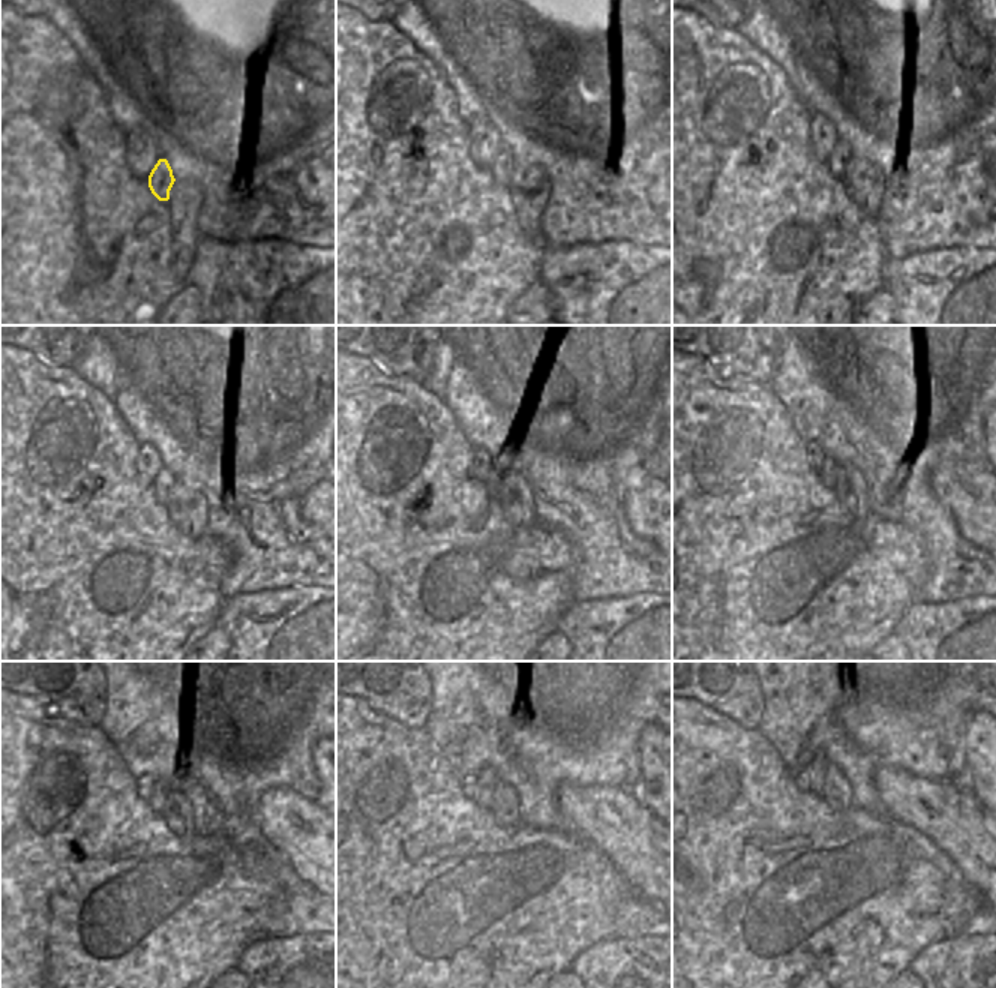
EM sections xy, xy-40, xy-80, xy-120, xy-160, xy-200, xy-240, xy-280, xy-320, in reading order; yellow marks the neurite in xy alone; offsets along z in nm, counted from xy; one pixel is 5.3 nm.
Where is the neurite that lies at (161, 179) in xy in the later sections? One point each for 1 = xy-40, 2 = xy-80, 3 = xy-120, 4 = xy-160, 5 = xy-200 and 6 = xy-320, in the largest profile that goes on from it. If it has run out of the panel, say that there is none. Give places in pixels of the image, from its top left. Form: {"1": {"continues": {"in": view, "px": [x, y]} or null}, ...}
{"1": {"continues": {"in": "xy-40", "px": [501, 168]}}, "2": {"continues": {"in": "xy-80", "px": [840, 153]}}, "3": {"continues": {"in": "xy-120", "px": [164, 483]}}, "4": {"continues": {"in": "xy-160", "px": [497, 477]}}, "5": {"continues": {"in": "xy-200", "px": [830, 468]}}, "6": {"continues": {"in": "xy-320", "px": [818, 766]}}}

